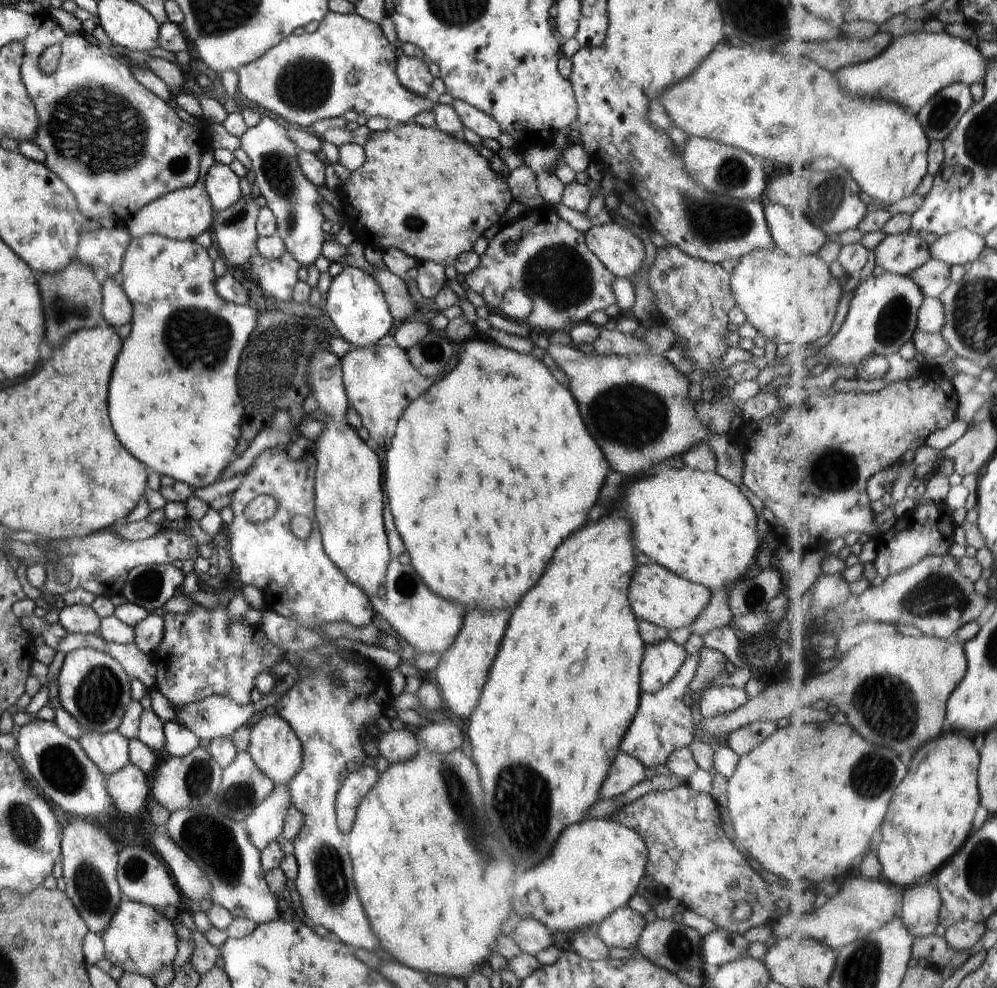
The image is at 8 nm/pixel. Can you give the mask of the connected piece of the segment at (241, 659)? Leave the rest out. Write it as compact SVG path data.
M228 589L218 592L220 604L214 609L195 603L189 615L162 613L164 636L151 657L157 668L155 689L172 708L214 695L246 706L252 702L250 691L255 688L255 676L260 672L270 673L273 664L285 660L285 652L272 644L258 626L244 626L241 619L226 617L225 606L234 595L235 592Z

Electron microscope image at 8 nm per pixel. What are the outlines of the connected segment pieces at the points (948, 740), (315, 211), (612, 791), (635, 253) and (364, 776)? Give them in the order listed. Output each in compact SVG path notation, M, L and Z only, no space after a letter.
M966 733L944 734L918 752L910 776L894 794L894 808L884 824L884 842L878 856L890 883L901 886L916 884L924 874L934 874L938 866L948 864L966 844L972 832L980 804L980 760L972 738Z
M263 113L261 121L246 129L239 139L241 149L252 161L251 174L258 182L260 194L266 199L265 206L274 213L276 234L282 238L286 250L291 252L301 266L310 266L321 254L326 235L323 229L325 218L321 211L324 200L318 193L318 187L303 175L297 161L297 152L300 149L286 135L286 128Z
M618 753L609 768L608 778L599 788L599 798L615 799L645 779L645 766L633 756Z
M610 221L585 232L585 241L602 264L616 277L638 273L644 262L644 245L630 229Z
M367 766L349 773L338 789L335 804L337 825L345 836L352 830L358 805L379 779L378 770Z

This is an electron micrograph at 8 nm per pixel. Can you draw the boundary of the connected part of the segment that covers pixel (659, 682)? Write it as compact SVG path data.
M670 638L646 645L640 665L641 694L655 693L664 688L677 675L686 659L684 647Z

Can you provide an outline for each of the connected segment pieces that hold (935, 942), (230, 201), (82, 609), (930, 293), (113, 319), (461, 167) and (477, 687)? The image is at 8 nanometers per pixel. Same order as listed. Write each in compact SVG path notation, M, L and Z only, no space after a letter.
M937 934L927 937L916 937L914 956L919 960L925 958L929 964L942 972L946 967L962 968L975 951L962 952L953 949L946 937Z
M215 162L209 168L205 188L216 212L229 209L241 197L239 182L229 165Z
M62 606L59 611L59 623L71 633L95 634L100 628L101 618L91 606Z
M934 257L910 276L922 287L927 297L935 299L940 299L953 283L951 266Z
M120 277L102 278L102 308L103 318L108 326L118 328L130 324L133 317L133 308L124 290Z
M392 123L389 128L383 131L373 131L367 144L364 145L364 150L364 164L351 172L350 182L348 182L348 184L342 182L341 187L337 190L337 196L341 199L341 208L356 240L362 242L365 247L370 246L370 248L379 250L382 253L389 248L398 248L398 250L402 250L402 252L405 252L408 256L412 256L418 263L430 261L441 264L443 267L452 266L458 256L473 250L474 242L476 242L480 236L483 236L493 224L502 222L504 213L507 211L507 206L514 200L504 177L497 174L490 167L487 154L480 152L476 147L462 140L462 138L449 135L438 128L426 128L416 123L413 125L408 125L407 123Z
M498 610L498 612L468 612L465 614L462 628L456 635L448 650L441 654L440 661L434 670L437 687L441 692L445 711L456 718L470 718L478 700L482 696L482 688L488 680L488 670L498 654L500 642L506 634L508 620L512 610Z

